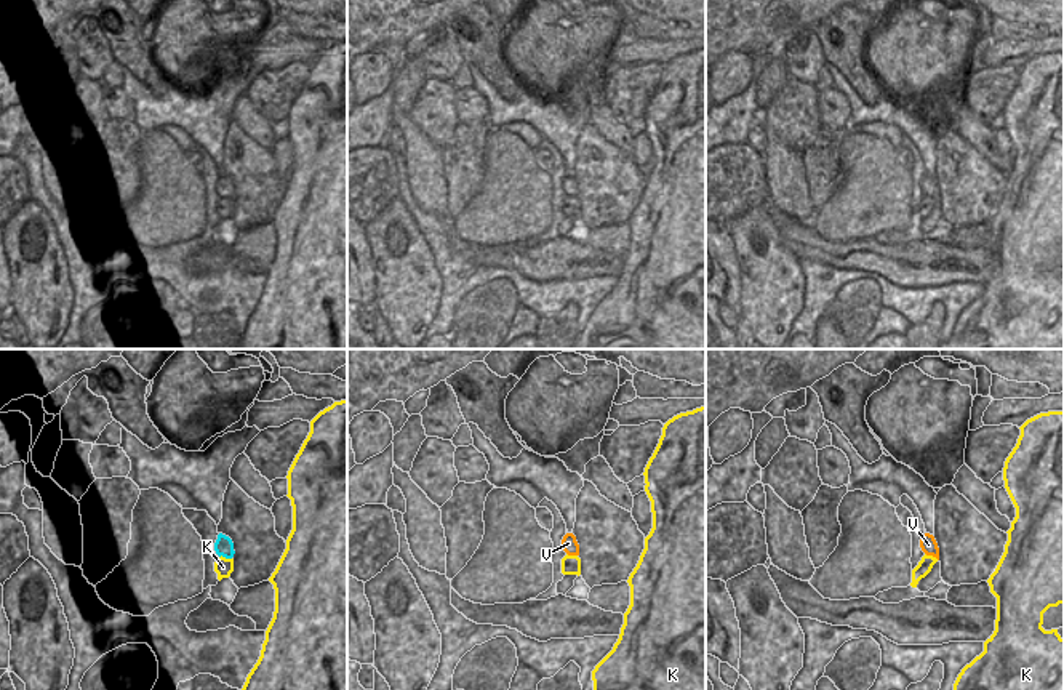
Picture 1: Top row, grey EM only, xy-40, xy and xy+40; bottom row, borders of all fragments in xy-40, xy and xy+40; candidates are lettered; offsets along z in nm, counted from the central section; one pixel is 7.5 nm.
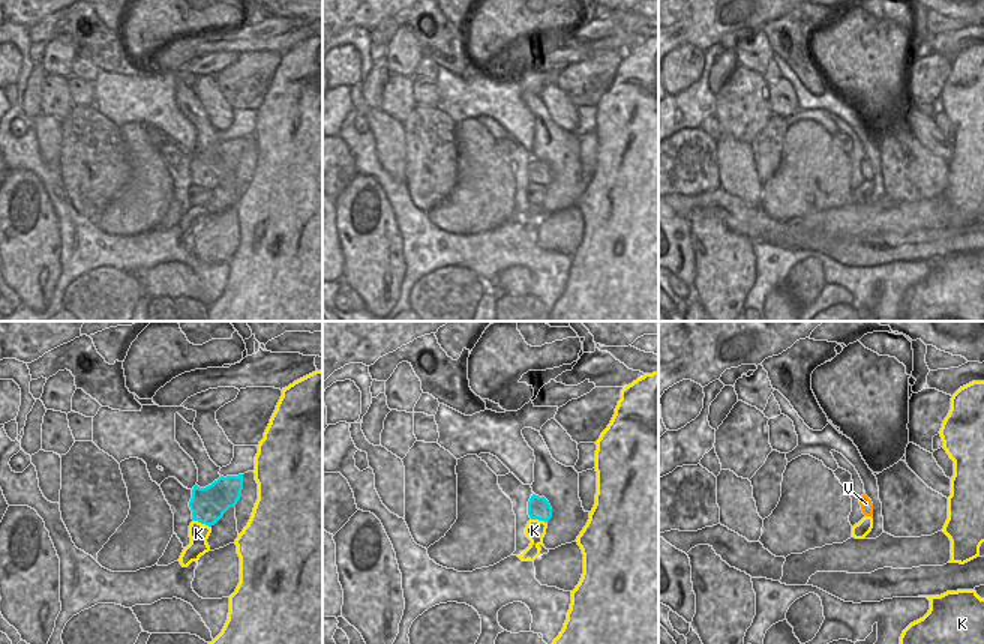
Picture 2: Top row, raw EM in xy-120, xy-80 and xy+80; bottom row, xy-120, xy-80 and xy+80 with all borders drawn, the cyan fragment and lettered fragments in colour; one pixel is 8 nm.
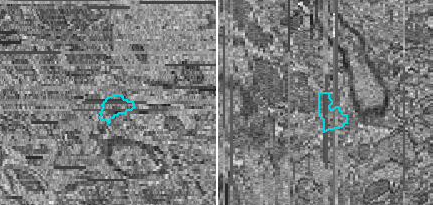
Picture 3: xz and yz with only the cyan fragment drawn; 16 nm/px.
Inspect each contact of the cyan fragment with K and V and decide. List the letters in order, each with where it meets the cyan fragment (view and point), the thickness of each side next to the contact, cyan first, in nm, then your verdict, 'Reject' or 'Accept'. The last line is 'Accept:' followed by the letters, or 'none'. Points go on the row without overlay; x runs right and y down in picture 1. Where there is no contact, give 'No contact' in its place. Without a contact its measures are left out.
K: Touches cyan at xy-40 (226, 199). Thickness 140 nm (cyan) against 140 nm. Reject
V: No contact. Accept
Accept: V

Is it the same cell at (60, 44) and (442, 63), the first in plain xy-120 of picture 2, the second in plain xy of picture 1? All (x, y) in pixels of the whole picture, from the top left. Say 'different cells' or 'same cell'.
same cell

